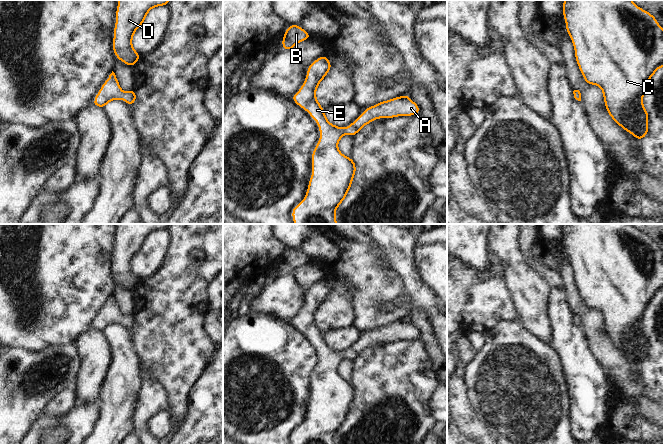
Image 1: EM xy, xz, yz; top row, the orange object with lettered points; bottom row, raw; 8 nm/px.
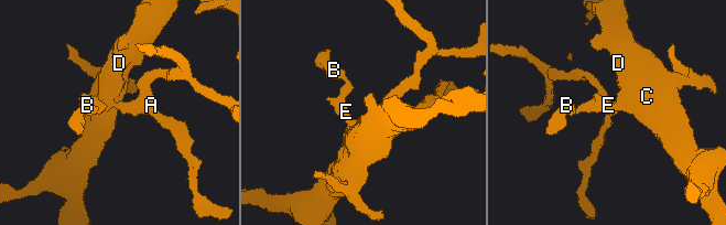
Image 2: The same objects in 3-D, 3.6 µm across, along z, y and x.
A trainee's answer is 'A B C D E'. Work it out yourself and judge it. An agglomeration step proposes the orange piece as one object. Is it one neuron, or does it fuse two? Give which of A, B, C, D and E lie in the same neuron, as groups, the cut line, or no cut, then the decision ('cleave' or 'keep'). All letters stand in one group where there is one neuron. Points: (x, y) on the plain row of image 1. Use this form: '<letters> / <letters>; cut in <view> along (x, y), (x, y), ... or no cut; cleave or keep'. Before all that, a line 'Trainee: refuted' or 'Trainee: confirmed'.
Trainee: confirmed
A B C D E; no cut; keep

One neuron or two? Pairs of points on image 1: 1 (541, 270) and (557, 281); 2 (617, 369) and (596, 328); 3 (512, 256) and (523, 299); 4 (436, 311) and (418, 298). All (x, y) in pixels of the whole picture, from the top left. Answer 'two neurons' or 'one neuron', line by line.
1: one neuron
2: one neuron
3: one neuron
4: one neuron

